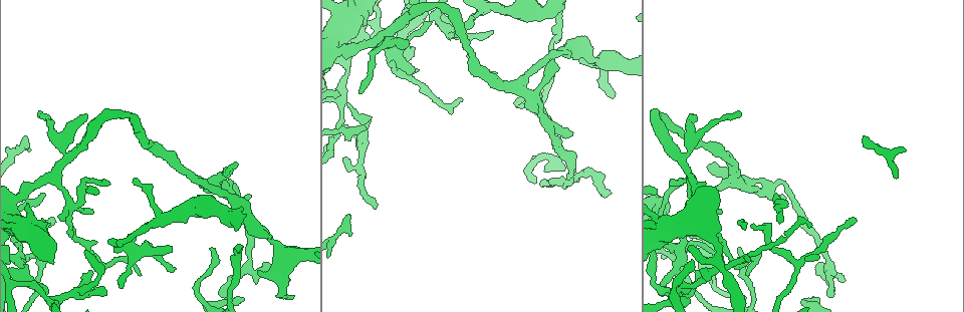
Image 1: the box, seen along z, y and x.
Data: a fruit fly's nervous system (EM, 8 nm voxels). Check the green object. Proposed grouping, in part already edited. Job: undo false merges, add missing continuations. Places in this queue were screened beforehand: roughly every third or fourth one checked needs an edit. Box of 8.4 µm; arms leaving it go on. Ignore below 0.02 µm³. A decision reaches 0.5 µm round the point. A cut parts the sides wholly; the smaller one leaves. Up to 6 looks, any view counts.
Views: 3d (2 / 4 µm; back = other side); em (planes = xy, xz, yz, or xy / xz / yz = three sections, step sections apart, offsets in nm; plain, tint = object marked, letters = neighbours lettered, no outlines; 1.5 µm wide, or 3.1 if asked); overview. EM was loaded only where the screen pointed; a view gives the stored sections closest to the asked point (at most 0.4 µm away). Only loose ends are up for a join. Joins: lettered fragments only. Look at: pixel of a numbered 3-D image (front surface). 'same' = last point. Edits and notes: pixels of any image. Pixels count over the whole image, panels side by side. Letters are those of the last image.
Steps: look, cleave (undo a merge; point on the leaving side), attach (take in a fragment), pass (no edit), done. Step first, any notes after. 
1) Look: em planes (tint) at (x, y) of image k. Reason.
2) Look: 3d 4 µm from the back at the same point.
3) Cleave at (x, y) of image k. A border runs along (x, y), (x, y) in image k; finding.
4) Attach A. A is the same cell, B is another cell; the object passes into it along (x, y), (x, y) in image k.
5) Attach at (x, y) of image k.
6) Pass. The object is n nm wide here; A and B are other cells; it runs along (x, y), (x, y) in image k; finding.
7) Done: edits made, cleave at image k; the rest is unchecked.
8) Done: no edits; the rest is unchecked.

Look: 3d 4 µm at (220, 292) of image 1. An open end.

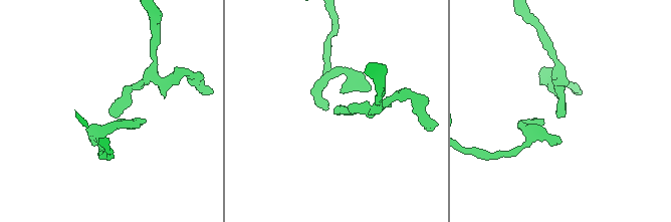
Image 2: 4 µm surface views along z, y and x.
Look: em yz step 8 (letters) at (111, 112) of image 2.

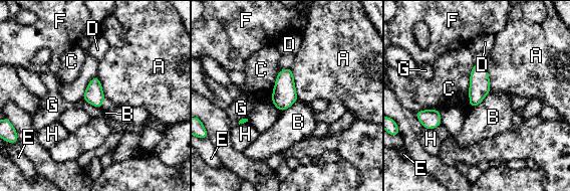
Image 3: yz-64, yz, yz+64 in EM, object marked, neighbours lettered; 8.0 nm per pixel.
Look: em planes (letters) at the same point.

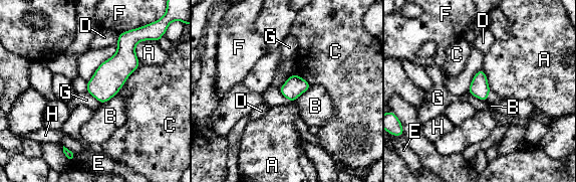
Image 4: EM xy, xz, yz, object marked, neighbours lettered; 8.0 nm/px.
Pass. The object is 150 nm wide here; A, B, C, D, E, F, G and H are other cells; a border runs along (468, 92), (479, 99), (487, 101) in image 4; no lettered fragment goes on from it.

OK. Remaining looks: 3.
Look: em xy step 8 (tint) at (612, 193) of image 1. Tapers out.

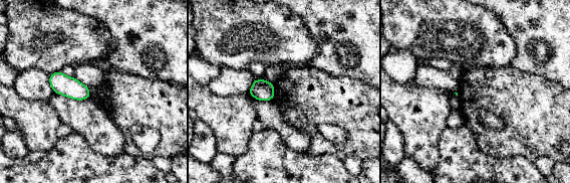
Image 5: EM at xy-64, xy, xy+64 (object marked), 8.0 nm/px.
Look: em xz step 8 (letters) at the same point.

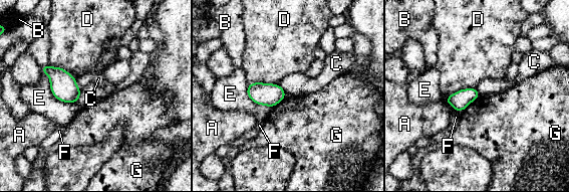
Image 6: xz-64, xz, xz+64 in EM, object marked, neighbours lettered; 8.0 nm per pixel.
Pass. A, B, C, D, E, F and G are other cells; a border runs along (278, 84), (285, 91) in image 6; none of them fits.

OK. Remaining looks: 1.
Done: no edits; the rest is unchecked.

